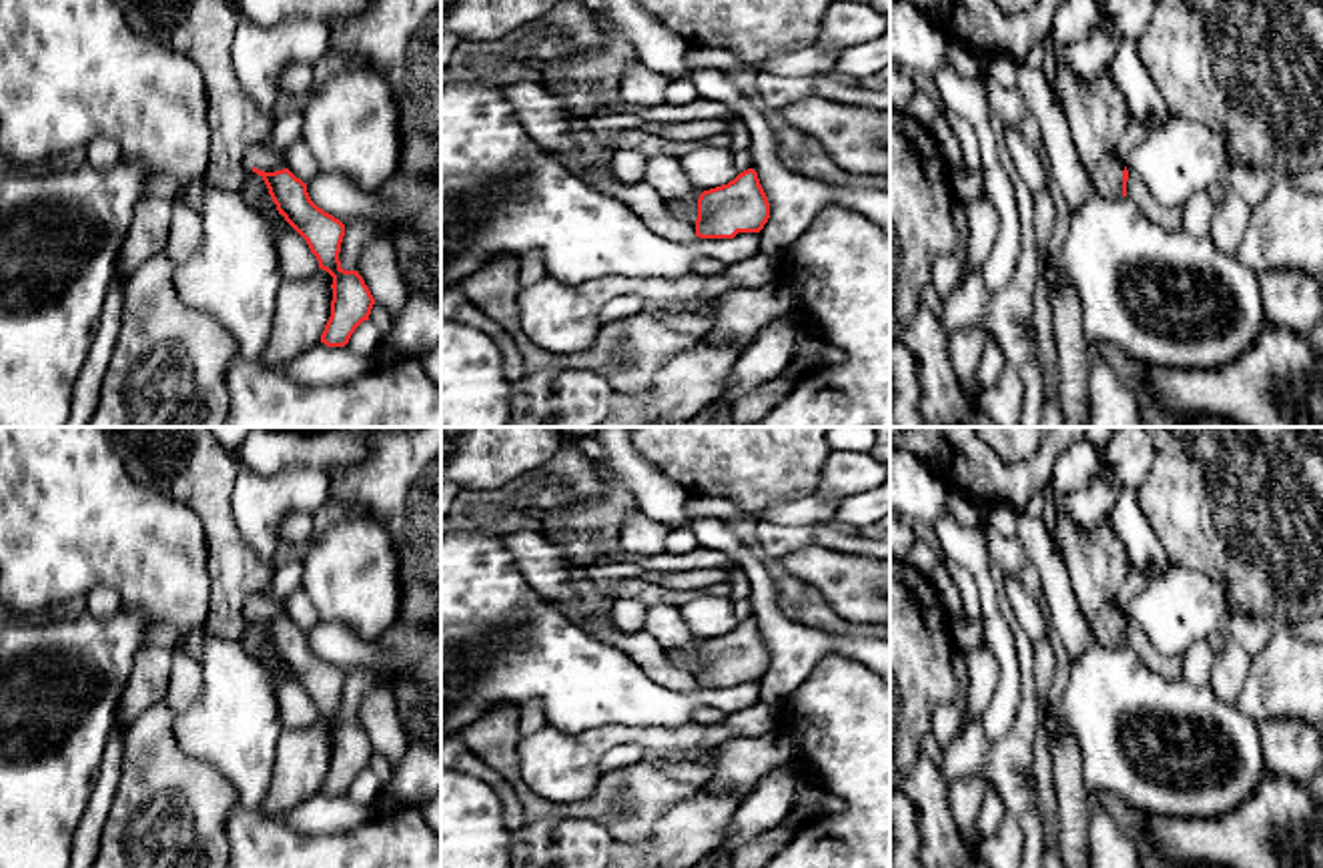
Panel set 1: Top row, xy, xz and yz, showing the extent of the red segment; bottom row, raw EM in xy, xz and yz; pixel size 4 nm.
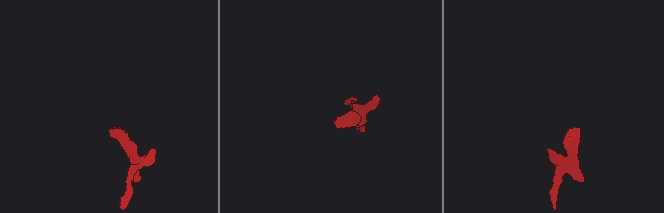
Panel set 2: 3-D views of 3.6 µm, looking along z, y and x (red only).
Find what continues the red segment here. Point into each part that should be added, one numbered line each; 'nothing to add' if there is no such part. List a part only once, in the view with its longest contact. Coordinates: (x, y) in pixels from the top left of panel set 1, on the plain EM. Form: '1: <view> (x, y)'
1: yz (1097, 562)

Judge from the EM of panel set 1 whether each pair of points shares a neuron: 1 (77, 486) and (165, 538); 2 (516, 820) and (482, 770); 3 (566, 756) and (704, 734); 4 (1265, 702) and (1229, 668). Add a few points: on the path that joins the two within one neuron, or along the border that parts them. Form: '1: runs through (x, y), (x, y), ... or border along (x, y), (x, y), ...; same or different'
1: runs through (99, 508), (127, 536), (143, 538); same
2: runs through (514, 808), (494, 780); same
3: runs through (600, 740), (614, 734), (670, 738); same
4: border along (1253, 656), (1247, 678), (1233, 702); different

